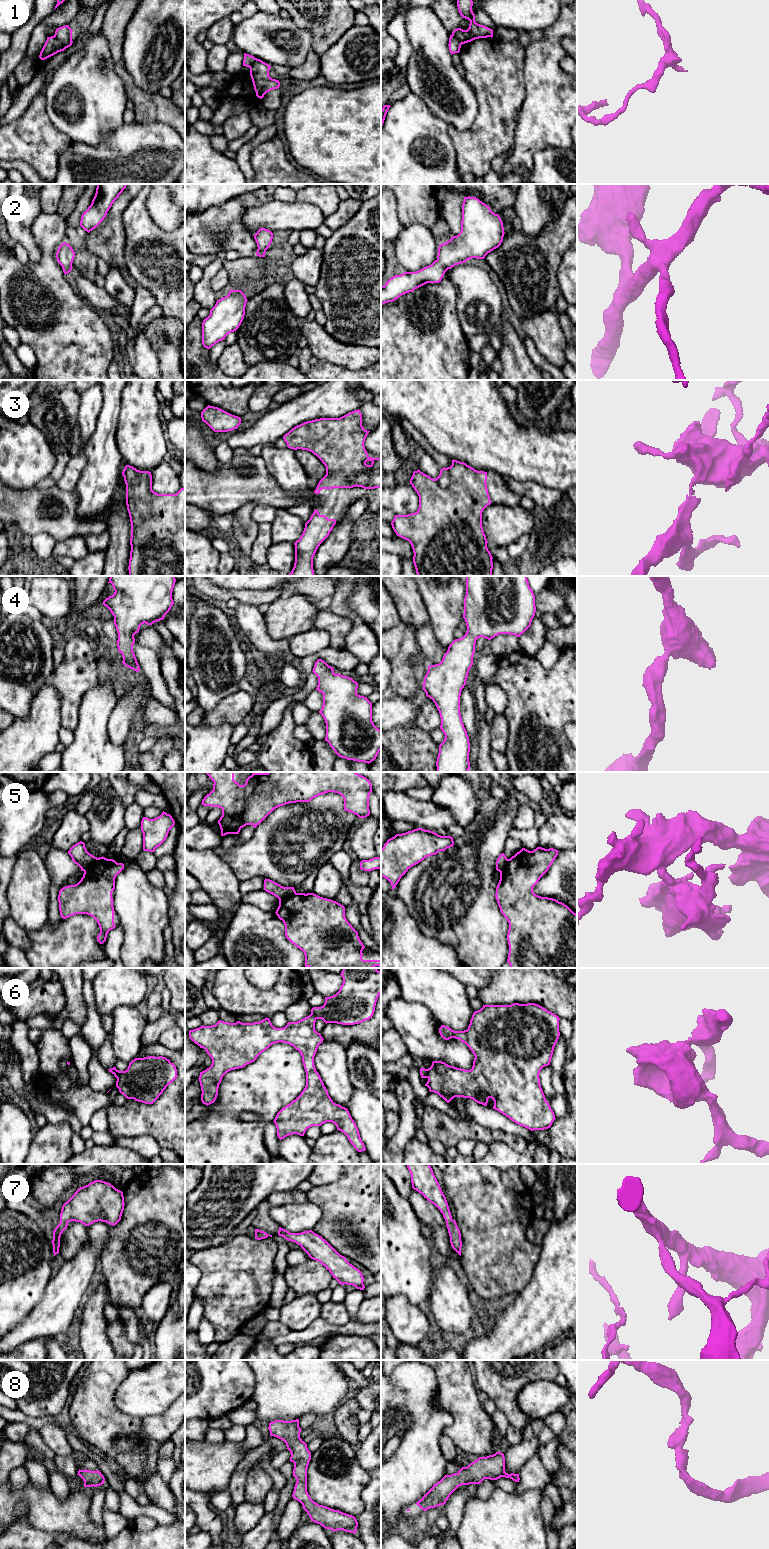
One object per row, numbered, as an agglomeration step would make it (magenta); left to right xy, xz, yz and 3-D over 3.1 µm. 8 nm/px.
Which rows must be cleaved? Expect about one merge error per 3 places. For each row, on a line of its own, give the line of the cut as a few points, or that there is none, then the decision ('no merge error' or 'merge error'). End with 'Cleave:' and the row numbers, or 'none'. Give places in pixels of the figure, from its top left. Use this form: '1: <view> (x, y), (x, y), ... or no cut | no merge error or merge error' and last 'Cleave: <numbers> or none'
1: xy (53, 36), (64, 49) | merge error
2: no cut | no merge error
3: no cut | no merge error
4: no cut | no merge error
5: xz (295, 892), (279, 900) | merge error
6: yz (426, 1069), (428, 1077) | merge error
7: no cut | no merge error
8: no cut | no merge error
Cleave: 1, 5, 6

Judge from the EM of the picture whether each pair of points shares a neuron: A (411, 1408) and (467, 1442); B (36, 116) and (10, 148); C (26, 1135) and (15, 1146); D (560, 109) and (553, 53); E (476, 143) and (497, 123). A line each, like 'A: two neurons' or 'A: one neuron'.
A: two neurons
B: one neuron
C: one neuron
D: one neuron
E: one neuron

